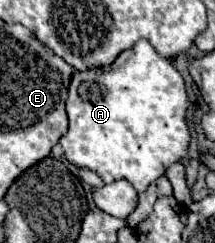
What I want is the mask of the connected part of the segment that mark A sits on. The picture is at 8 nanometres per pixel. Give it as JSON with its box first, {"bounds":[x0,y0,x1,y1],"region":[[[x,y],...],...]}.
{"bounds":[61,41,189,193],"region":[[[139,41],[133,49],[123,51],[111,67],[77,71],[69,85],[67,115],[69,129],[61,137],[65,157],[77,165],[95,171],[105,183],[127,179],[137,193],[147,191],[147,187],[159,179],[167,167],[187,155],[189,149],[189,129],[185,123],[187,93],[183,77],[177,73],[173,61],[161,57],[149,41]]]}

